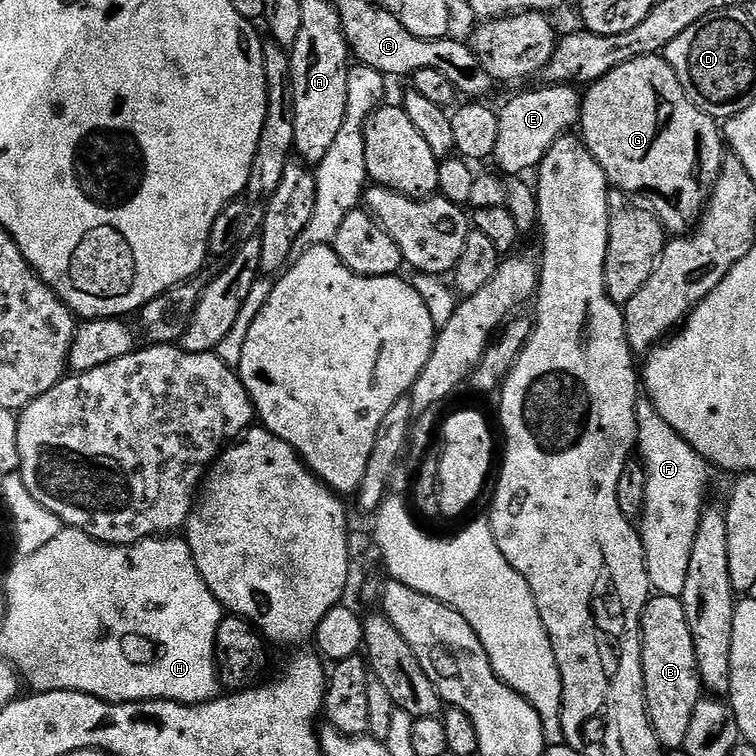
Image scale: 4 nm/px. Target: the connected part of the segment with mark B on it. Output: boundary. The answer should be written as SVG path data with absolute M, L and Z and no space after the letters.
M656 594L644 607L644 612L640 615L640 661L644 671L644 697L648 703L648 719L652 722L652 729L660 747L665 750L683 749L694 706L698 706L702 699L702 685L698 662L694 658L694 638L690 634L690 622L686 622L686 610L679 596Z

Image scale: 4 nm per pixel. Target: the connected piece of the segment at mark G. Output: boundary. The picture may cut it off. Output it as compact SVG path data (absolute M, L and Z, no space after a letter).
M663 55L634 58L634 62L622 62L622 66L614 66L614 70L610 70L608 74L595 80L593 84L587 85L583 89L580 101L578 136L590 150L590 154L598 162L598 166L602 166L609 185L629 197L643 198L647 201L651 212L660 219L661 226L668 234L687 234L696 227L704 206L708 202L708 194L716 185L716 179L720 173L720 168L724 165L726 155L726 141L722 135L721 125L713 117L707 116L701 108L692 105L690 98L682 90L682 82L678 82L678 74L674 74L674 70L668 65L668 61Z

